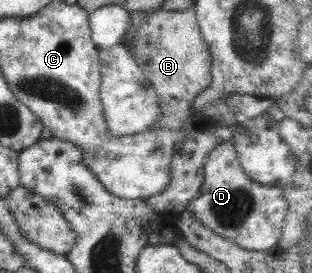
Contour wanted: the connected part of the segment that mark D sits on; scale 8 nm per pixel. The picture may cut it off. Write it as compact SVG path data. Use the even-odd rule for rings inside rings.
M232 140L216 145L216 148L207 154L202 174L205 179L199 195L190 201L187 208L194 213L194 218L205 228L234 241L234 244L238 244L244 250L276 251L282 230L290 222L290 204L284 191L278 187L254 182L244 172Z

